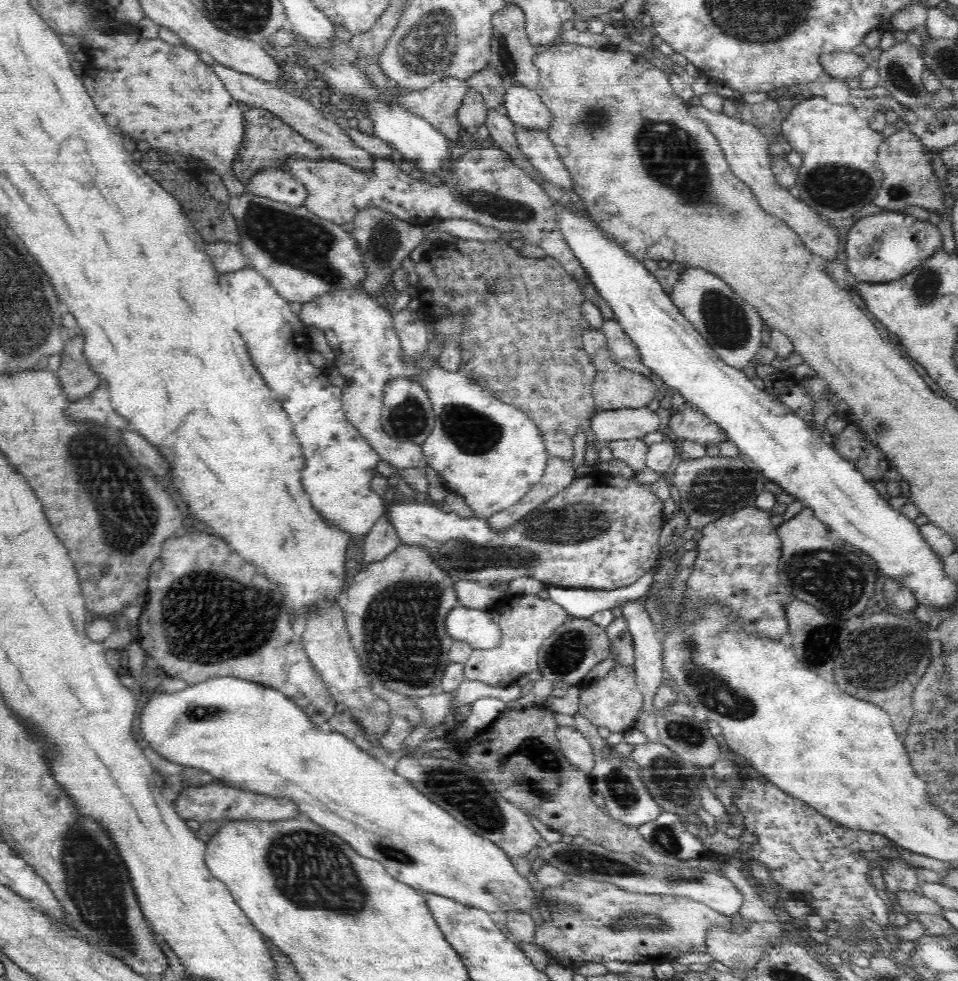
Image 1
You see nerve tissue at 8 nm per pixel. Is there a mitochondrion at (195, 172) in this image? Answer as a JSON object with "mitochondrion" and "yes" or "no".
{"mitochondrion":"no"}

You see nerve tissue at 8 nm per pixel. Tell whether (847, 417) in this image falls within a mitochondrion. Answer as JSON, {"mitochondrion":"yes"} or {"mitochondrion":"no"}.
{"mitochondrion":"no"}

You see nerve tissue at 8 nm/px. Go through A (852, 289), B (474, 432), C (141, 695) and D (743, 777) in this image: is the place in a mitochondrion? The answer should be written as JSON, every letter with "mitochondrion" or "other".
{"A":"other","B":"mitochondrion","C":"other","D":"other"}

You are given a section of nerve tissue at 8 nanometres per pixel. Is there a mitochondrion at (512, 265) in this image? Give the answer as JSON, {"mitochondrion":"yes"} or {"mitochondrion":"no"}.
{"mitochondrion":"no"}

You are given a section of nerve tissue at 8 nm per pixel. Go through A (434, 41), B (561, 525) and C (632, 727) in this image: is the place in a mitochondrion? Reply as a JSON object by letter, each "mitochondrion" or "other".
{"A":"mitochondrion","B":"mitochondrion","C":"other"}

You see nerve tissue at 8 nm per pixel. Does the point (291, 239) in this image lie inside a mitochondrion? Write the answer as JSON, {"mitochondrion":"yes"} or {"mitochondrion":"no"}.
{"mitochondrion":"yes"}

